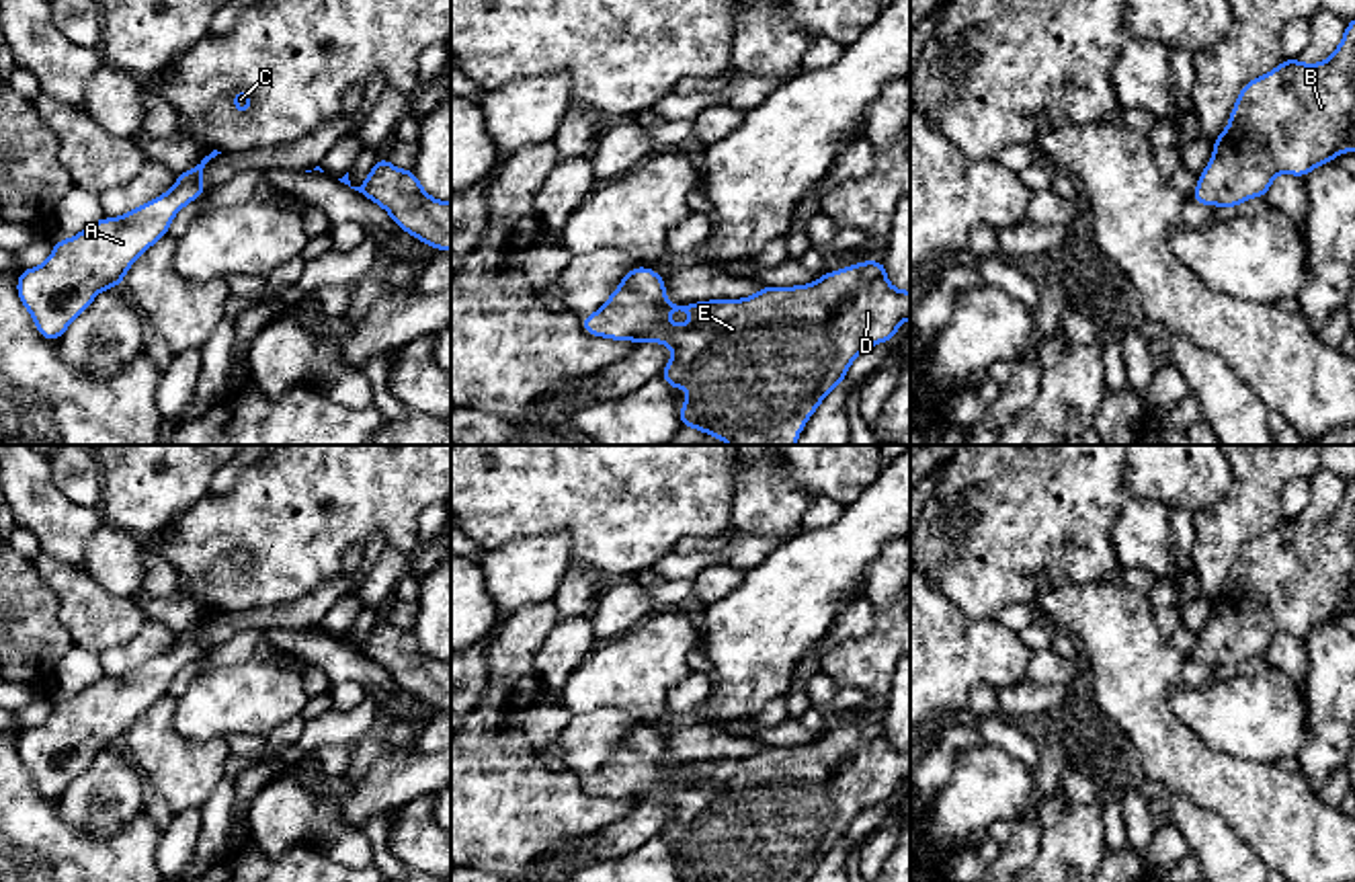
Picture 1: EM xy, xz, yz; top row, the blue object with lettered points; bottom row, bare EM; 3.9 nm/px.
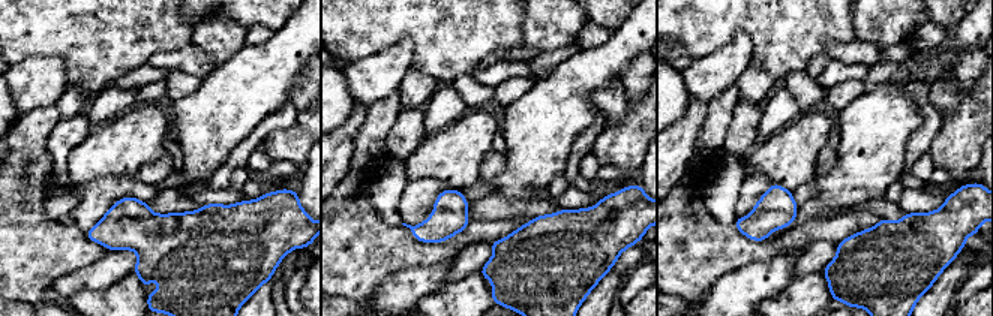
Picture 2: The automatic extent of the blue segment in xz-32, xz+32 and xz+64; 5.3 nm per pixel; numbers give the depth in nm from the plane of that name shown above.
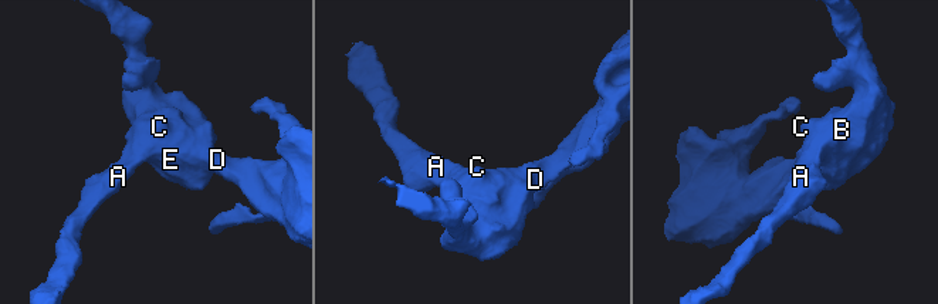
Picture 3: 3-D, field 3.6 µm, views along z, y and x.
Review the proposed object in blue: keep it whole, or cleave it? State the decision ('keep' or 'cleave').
keep

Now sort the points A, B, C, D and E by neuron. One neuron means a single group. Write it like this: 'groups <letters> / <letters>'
groups A B C D E

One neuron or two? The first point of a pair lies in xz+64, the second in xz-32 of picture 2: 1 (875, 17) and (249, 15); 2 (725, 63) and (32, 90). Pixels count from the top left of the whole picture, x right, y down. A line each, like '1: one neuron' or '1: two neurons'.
1: two neurons
2: one neuron

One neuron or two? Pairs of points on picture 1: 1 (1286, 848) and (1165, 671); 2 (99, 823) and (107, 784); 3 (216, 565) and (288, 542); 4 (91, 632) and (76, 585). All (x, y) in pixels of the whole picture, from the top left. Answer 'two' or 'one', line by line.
1: one
2: one
3: one
4: one

